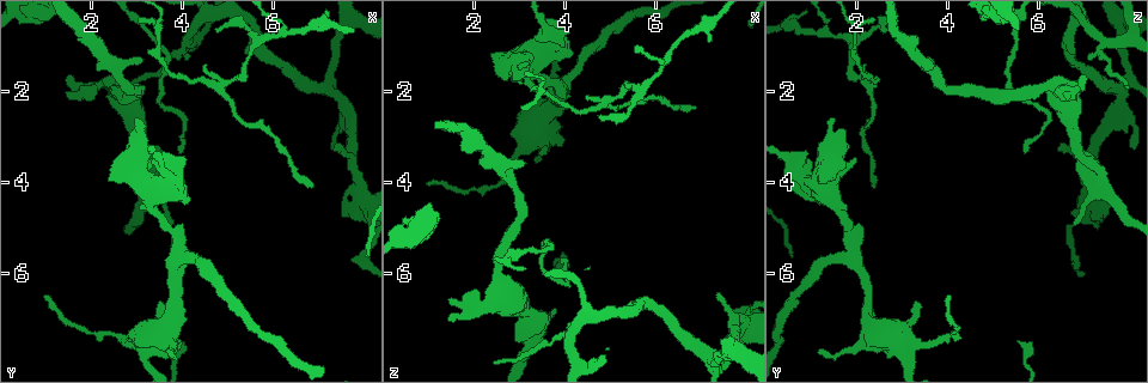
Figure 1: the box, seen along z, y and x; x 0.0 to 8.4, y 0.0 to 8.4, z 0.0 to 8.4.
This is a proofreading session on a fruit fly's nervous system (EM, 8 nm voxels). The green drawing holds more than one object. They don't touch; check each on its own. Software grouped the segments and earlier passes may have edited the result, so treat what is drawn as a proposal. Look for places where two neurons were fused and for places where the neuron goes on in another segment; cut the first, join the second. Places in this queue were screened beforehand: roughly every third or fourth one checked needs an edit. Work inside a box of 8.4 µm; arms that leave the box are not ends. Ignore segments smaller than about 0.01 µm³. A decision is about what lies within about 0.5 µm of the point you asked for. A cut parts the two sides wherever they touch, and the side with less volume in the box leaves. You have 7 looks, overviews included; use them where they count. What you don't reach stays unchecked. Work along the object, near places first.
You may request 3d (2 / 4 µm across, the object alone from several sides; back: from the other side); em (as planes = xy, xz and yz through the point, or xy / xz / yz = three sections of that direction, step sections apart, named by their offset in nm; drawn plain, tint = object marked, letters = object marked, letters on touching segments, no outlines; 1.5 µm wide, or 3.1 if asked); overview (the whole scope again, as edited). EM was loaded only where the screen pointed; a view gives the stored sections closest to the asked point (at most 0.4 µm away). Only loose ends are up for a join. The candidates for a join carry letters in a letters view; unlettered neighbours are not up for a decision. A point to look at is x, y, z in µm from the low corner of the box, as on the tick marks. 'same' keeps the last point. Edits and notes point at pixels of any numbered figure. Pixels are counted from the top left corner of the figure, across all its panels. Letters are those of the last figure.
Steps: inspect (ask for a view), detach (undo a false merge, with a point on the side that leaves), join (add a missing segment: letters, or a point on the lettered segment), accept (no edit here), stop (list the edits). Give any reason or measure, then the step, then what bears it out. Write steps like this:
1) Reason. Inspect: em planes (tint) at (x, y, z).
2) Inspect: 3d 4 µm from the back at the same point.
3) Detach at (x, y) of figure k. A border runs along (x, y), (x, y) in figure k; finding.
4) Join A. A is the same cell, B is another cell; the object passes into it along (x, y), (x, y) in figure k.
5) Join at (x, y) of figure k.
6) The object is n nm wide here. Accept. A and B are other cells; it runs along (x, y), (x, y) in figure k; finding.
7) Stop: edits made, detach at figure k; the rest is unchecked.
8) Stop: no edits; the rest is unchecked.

Stops while still wide. Inspect: em xz step 8 (tint) at (2.95, 2.65, 1.55).

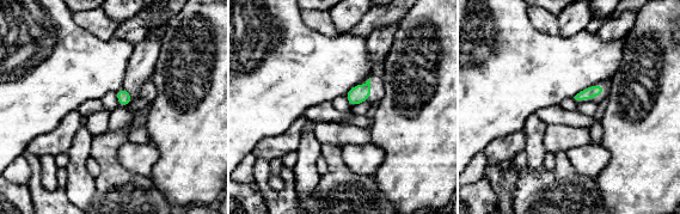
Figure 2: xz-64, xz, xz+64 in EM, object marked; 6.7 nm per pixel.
Another direction. Inspect: em planes (letters) at the same point.

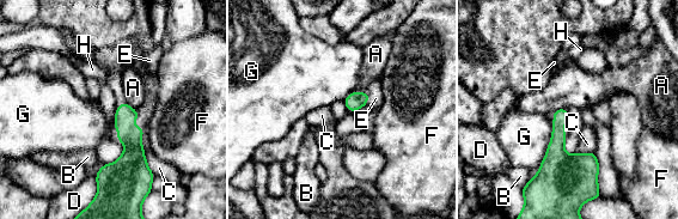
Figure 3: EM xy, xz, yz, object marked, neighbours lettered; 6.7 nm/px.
The longest contact is with G, 320 nm. Join at (146, 109) of figure 3. E is the same cell, A, B, C, D, F, G and H are other cells; the object passes into it along (133, 160), (133, 123), (146, 109) in figure 3; it goes on there.

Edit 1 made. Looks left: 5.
Redraw. Inspect: overview.

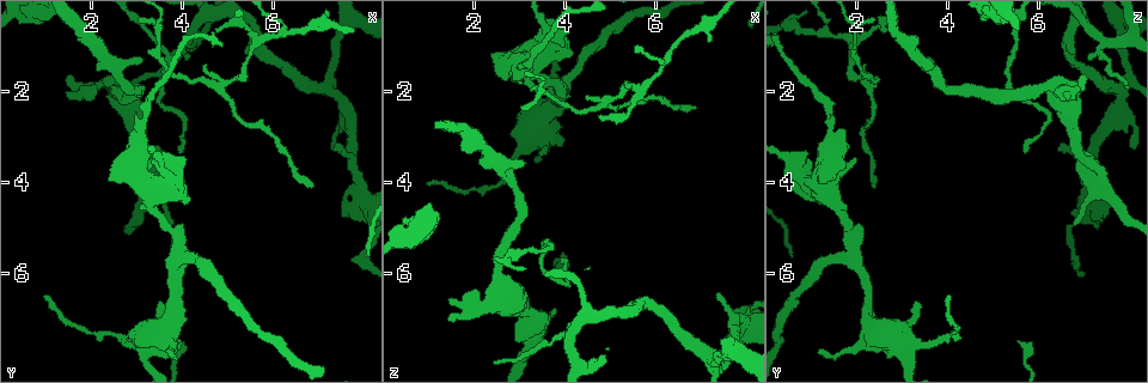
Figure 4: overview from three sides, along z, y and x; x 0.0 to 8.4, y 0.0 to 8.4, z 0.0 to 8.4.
An open end. Inspect: em planes (letters) at (4.70, 0.65, 2.55).

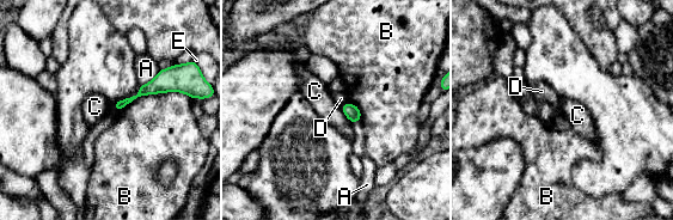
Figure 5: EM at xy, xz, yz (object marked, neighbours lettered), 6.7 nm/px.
Accept. A, B, C, D and E are other cells; a border runs along (340, 105), (350, 123) in figure 5; none of them fits.

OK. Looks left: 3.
Inspect: em planes (letters) at (3.20, 1.30, 3.55).

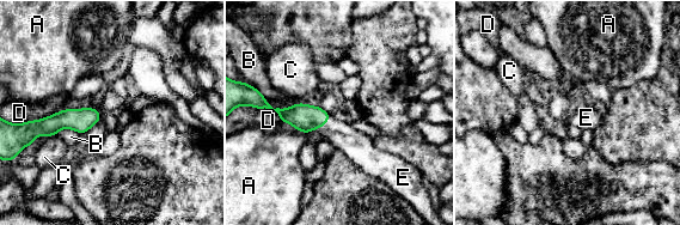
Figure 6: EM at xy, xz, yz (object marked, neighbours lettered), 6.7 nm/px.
Join at (354, 144) of figure 6. E is the same cell, A, B, C and D are other cells; the object passes into it along (304, 117), (324, 123), (354, 144) in figure 6; it goes on there.

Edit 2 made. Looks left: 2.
Stop: edits made, join at figure 3, join at figure 6; the rest is unchecked.

